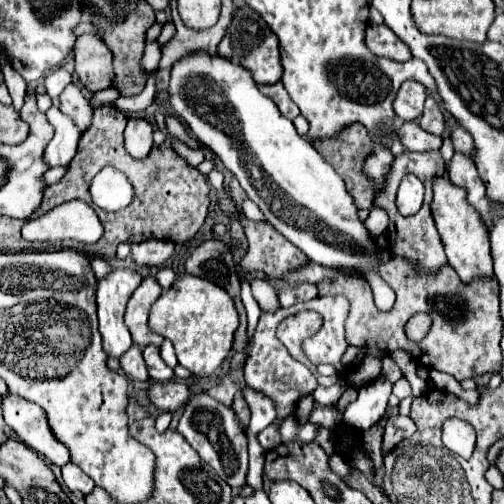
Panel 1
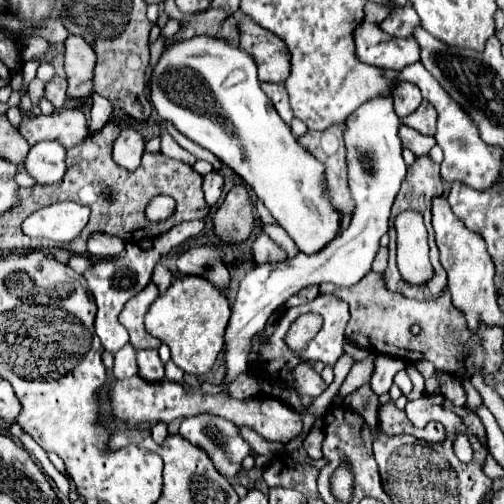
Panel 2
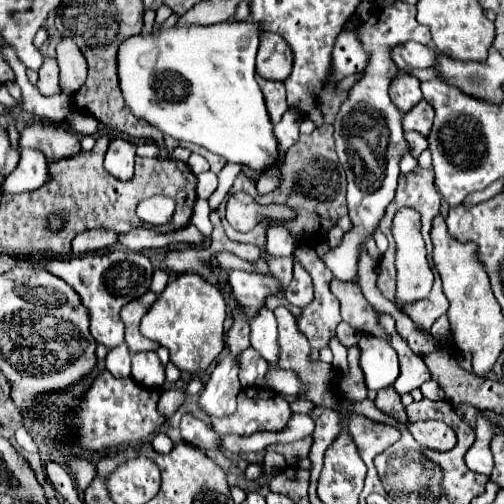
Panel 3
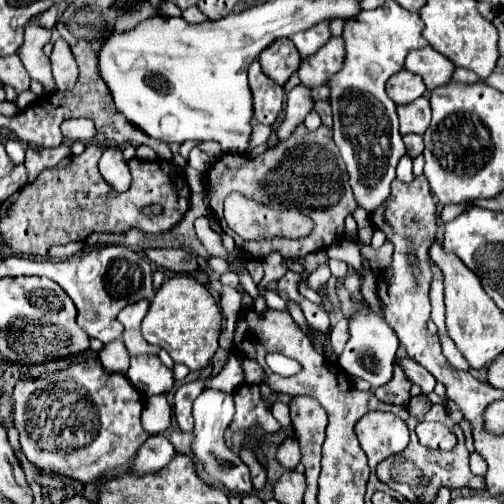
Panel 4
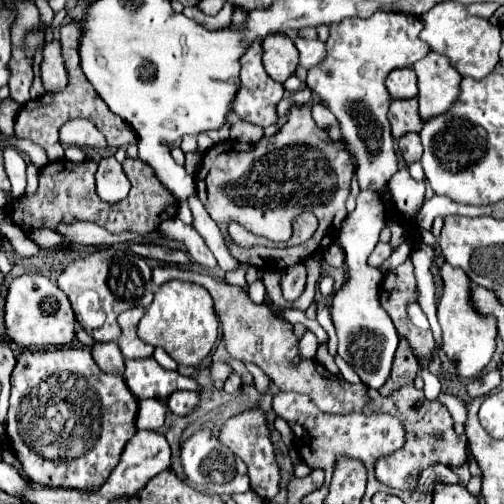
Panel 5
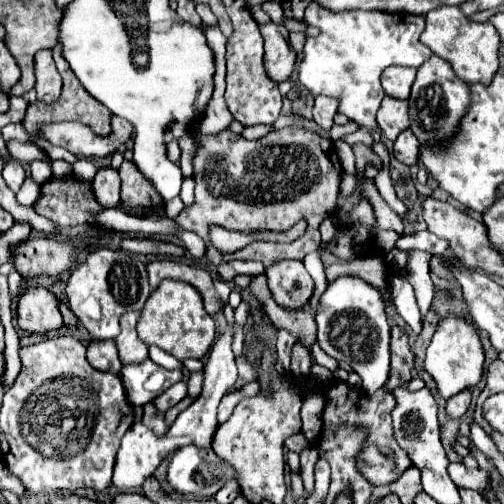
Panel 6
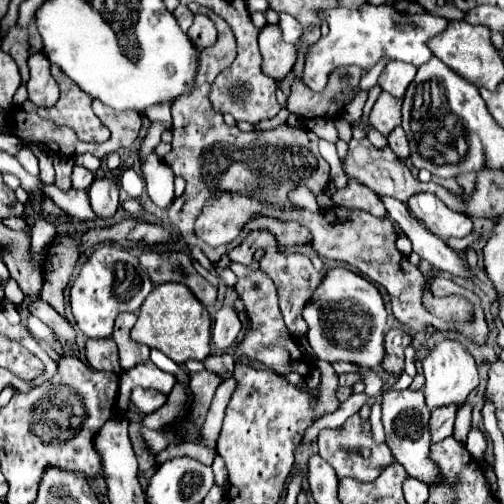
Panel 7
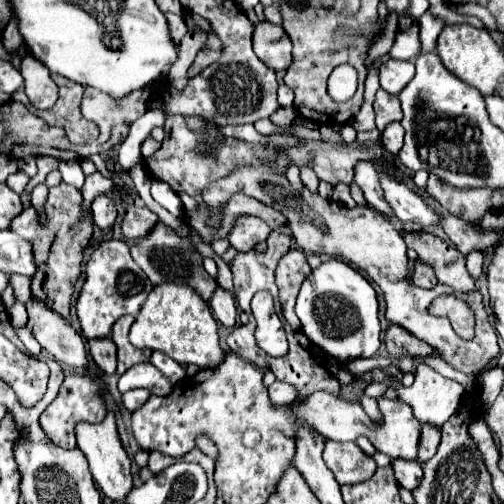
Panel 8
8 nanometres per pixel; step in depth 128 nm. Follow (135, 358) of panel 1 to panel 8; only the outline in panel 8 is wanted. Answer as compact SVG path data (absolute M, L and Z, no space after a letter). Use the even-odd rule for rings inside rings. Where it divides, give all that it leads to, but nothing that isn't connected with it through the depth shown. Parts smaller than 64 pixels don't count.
M110 338L88 340L88 352L102 372L110 376L116 372L116 344Z

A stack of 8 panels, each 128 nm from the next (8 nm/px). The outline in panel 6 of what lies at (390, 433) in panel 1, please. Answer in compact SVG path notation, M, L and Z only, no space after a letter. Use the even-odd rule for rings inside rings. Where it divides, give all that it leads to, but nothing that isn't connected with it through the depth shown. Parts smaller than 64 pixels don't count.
M398 326L392 328L390 350L392 350L392 364L390 364L388 382L384 384L386 390L394 390L408 384L414 372L414 354L408 344L408 334Z

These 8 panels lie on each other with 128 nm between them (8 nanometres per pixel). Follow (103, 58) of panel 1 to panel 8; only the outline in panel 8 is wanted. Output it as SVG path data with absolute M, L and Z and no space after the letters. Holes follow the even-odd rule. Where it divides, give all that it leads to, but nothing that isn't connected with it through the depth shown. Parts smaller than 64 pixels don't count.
M30 54L22 60L22 78L26 96L36 108L46 110L56 104L58 86L50 80L48 68L44 68L44 64L40 64L40 60L36 60Z

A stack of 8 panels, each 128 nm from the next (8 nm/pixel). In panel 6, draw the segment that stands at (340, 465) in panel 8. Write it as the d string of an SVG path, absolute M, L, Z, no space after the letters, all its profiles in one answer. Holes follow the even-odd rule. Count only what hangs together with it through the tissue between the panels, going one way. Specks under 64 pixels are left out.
M324 388L324 424L328 426L338 426L338 424L350 424L350 426L360 426L366 429L367 437L363 449L358 457L358 469L362 474L366 474L366 480L372 484L390 484L402 476L404 470L412 466L412 460L408 460L408 454L396 444L394 432L392 432L392 408L396 406L396 398L392 392L380 388L374 394L366 394L360 388L356 390L334 390L334 388Z

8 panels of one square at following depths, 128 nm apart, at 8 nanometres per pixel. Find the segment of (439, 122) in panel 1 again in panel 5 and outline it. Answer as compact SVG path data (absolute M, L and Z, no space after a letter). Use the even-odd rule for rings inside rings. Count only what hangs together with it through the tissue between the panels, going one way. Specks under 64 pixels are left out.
M416 98L410 100L392 100L390 112L388 112L390 124L392 124L392 136L398 140L408 132L420 132L424 122L418 114Z

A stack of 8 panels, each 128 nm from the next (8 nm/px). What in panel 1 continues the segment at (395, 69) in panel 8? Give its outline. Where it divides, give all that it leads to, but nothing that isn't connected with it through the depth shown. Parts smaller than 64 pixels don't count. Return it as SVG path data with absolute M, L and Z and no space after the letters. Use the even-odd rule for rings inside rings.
M406 80L400 86L398 96L394 100L394 112L404 122L418 120L424 110L424 100L426 100L426 88L416 80Z

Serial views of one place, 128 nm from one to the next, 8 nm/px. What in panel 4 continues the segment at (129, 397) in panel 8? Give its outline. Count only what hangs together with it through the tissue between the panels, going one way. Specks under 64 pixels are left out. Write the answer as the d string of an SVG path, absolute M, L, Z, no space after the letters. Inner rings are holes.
M206 378L188 382L188 384L182 384L174 394L174 416L176 416L182 432L192 432L192 428L194 428L192 402L204 390L204 384L206 384Z

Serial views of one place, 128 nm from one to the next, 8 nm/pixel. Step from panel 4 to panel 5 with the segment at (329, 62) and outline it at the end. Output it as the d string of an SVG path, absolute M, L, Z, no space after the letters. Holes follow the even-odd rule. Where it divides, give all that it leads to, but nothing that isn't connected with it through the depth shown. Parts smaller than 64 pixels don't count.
M288 32L288 36L292 38L294 46L300 52L300 66L302 68L310 70L316 64L324 62L324 56L326 56L326 44L324 42L320 42L320 40L300 40L300 36L296 32Z

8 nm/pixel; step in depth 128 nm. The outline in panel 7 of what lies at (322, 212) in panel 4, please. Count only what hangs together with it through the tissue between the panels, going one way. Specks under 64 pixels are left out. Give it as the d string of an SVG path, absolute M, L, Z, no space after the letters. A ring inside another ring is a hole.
M214 20L218 28L216 44L202 50L202 60L194 88L183 94L172 104L172 152L164 156L166 164L176 176L186 178L186 194L182 196L182 208L178 216L170 216L172 224L180 228L180 234L188 244L202 244L196 238L192 226L200 216L204 204L218 190L246 192L256 196L262 204L272 204L290 210L294 204L288 192L296 186L306 186L314 196L318 196L330 184L330 166L318 152L318 136L308 128L290 128L288 124L278 126L268 132L240 132L236 126L228 126L216 110L212 110L208 94L220 70L228 68L236 58L236 40L232 28L224 20Z

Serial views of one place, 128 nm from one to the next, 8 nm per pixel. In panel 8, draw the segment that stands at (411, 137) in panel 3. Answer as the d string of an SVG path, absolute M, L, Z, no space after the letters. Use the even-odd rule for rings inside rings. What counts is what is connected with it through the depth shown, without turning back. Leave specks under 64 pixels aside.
M392 122L386 126L386 130L382 132L382 144L394 156L396 156L396 152L400 152L400 148L404 144L404 128L400 122Z

